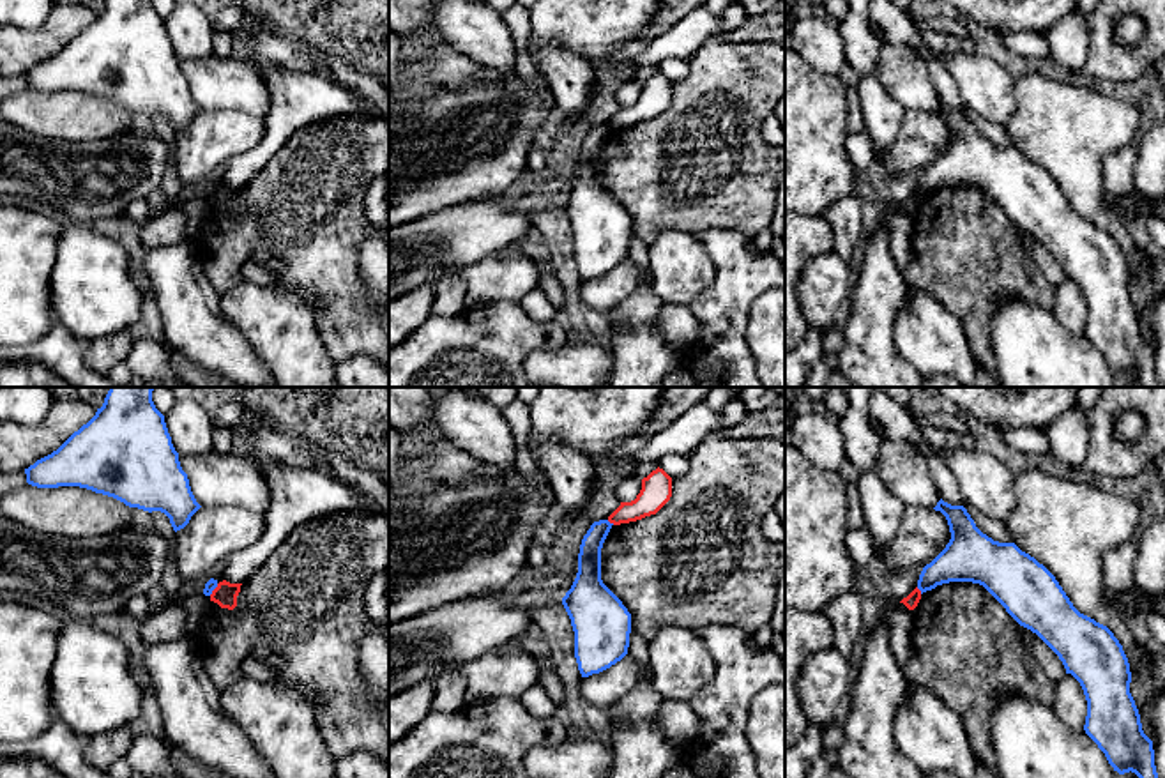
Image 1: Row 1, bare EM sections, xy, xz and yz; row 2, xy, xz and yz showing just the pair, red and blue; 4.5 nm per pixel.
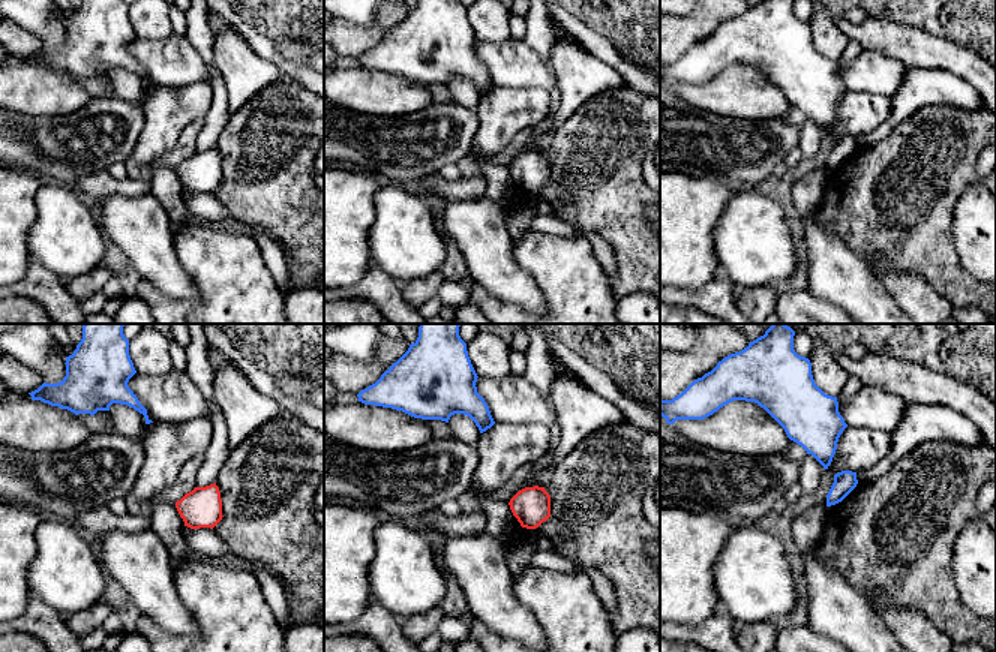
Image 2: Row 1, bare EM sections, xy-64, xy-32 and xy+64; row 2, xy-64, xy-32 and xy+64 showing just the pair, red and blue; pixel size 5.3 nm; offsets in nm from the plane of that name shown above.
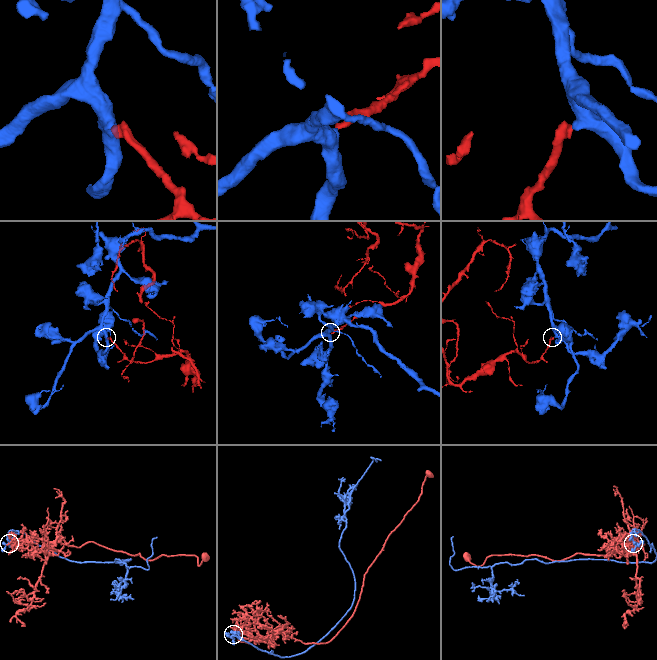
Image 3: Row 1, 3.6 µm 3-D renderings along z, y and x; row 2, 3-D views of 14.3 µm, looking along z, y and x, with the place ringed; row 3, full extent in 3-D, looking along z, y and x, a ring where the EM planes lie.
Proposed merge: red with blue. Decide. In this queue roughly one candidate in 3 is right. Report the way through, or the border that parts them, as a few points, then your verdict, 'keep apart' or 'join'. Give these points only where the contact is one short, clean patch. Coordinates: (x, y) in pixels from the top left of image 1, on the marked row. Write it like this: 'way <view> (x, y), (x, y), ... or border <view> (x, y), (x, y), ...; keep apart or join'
border xz (607, 520), (614, 524); keep apart

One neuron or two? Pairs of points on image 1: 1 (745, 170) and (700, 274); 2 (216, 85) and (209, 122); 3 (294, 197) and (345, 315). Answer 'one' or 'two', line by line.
1: two
2: two
3: one

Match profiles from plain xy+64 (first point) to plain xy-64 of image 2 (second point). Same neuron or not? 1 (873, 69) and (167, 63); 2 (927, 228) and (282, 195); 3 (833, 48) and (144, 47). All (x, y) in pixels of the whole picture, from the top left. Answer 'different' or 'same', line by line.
1: same
2: same
3: different

